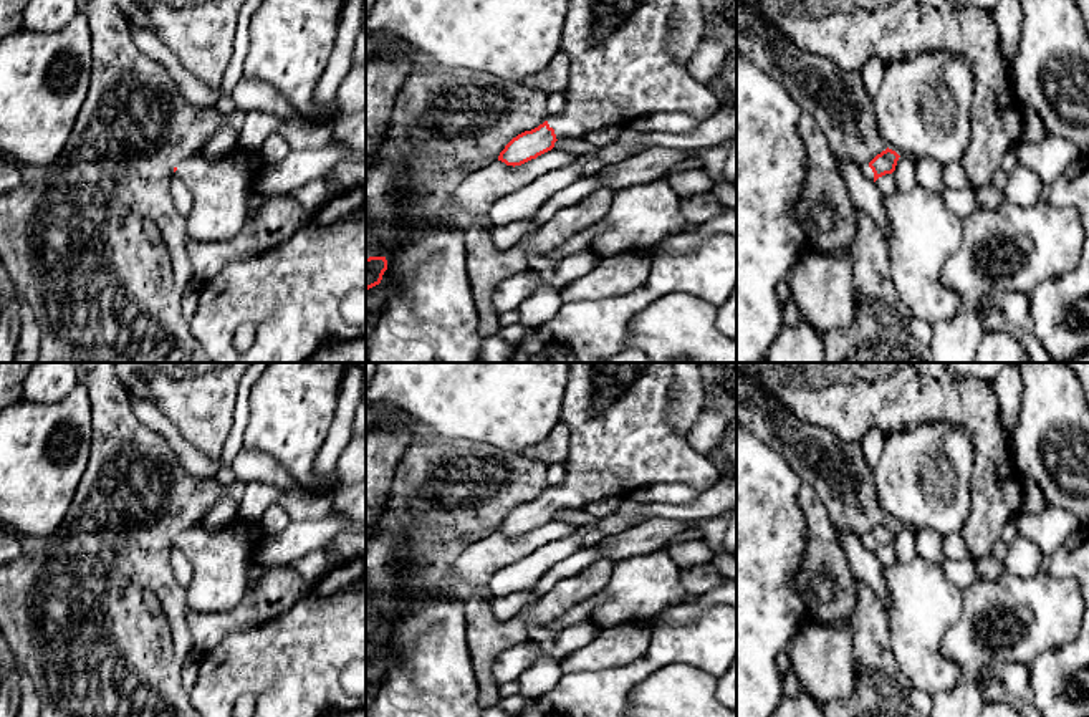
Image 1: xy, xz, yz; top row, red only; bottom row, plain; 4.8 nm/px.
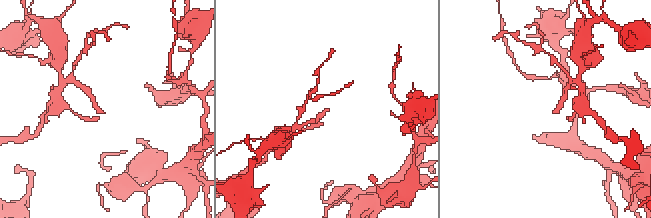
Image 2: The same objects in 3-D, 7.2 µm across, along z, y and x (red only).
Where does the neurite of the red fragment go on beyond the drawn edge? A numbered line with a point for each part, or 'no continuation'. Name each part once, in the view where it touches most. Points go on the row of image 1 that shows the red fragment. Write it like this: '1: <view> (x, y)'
1: xz (619, 68)

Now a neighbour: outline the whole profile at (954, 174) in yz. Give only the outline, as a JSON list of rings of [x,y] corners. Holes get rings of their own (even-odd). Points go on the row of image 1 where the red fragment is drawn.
[[[960,162],[943,164],[942,172],[943,172],[945,185],[948,189],[953,189],[953,190],[963,190],[963,189],[975,190],[976,189],[968,180],[968,177],[967,177],[967,174],[965,174],[965,171],[963,171]]]

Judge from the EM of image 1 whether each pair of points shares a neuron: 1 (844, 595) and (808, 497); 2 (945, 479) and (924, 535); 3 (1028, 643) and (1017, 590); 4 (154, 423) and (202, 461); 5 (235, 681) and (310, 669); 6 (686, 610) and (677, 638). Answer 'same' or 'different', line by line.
1: same
2: different
3: same
4: same
5: same
6: different

